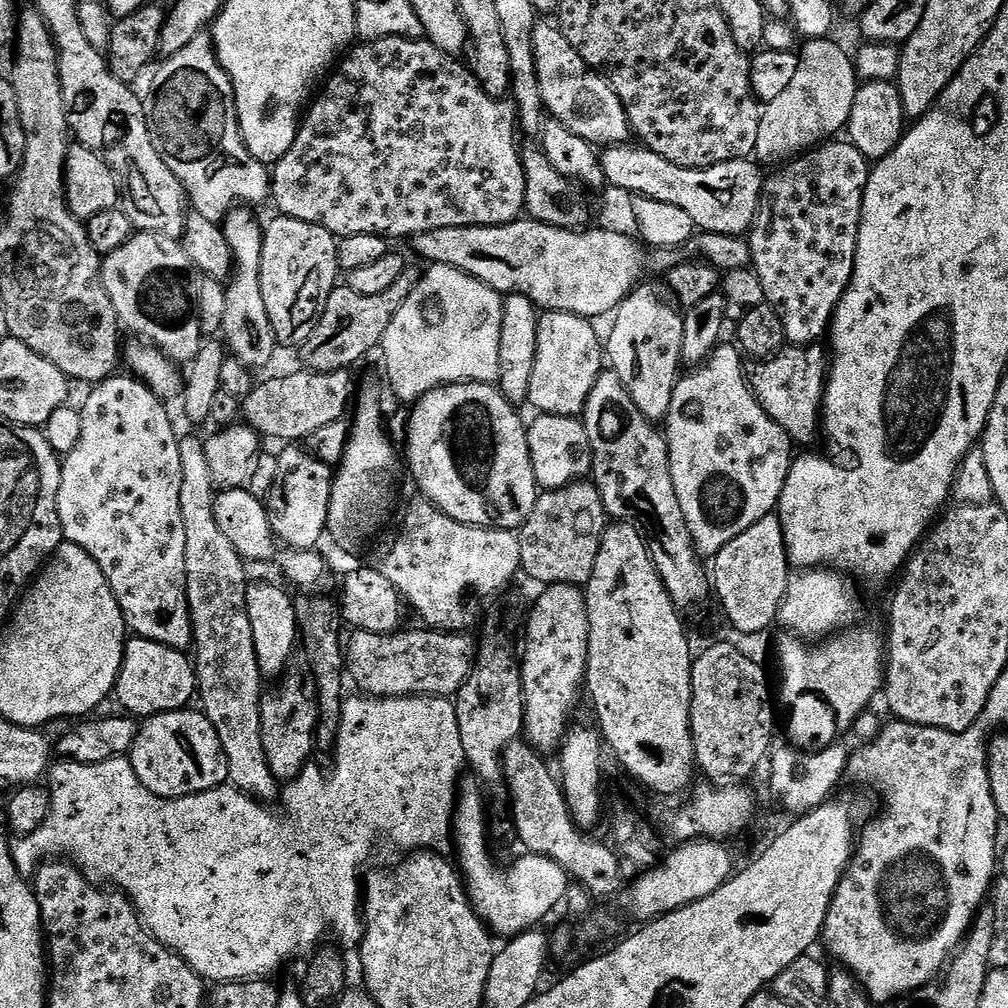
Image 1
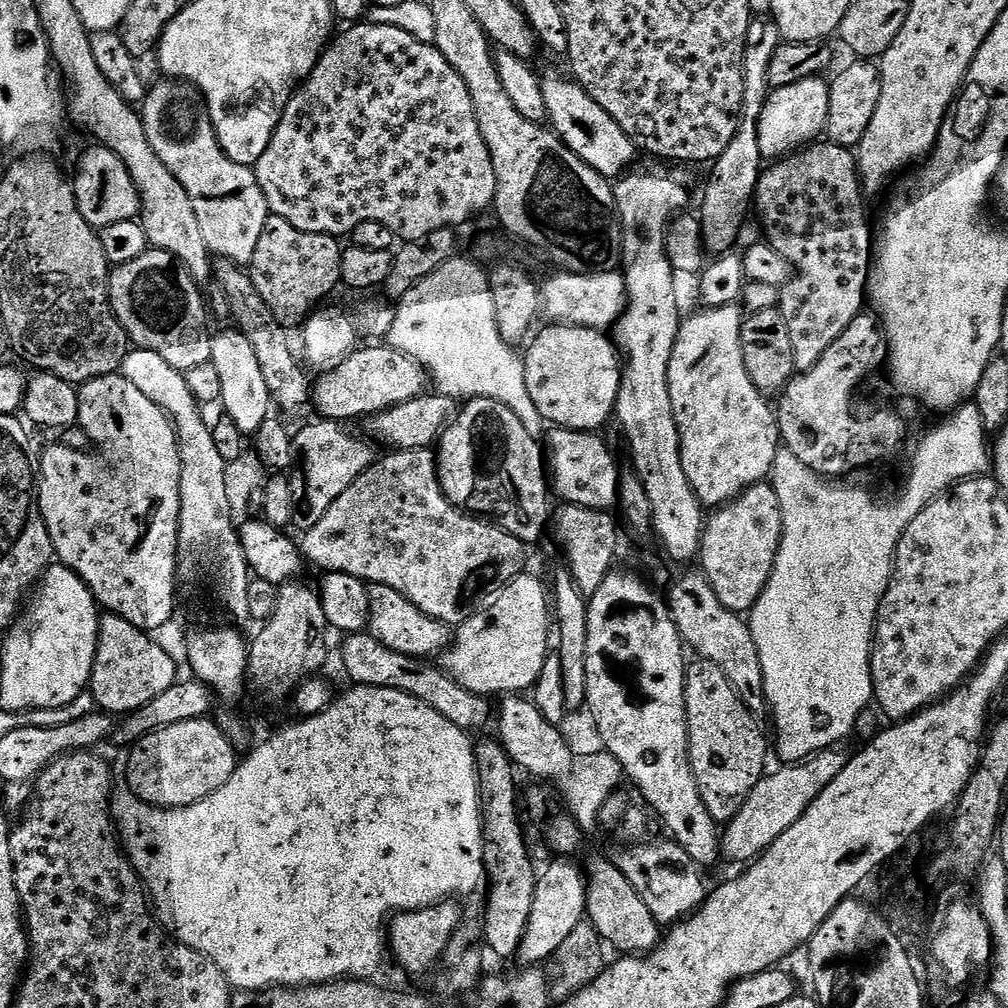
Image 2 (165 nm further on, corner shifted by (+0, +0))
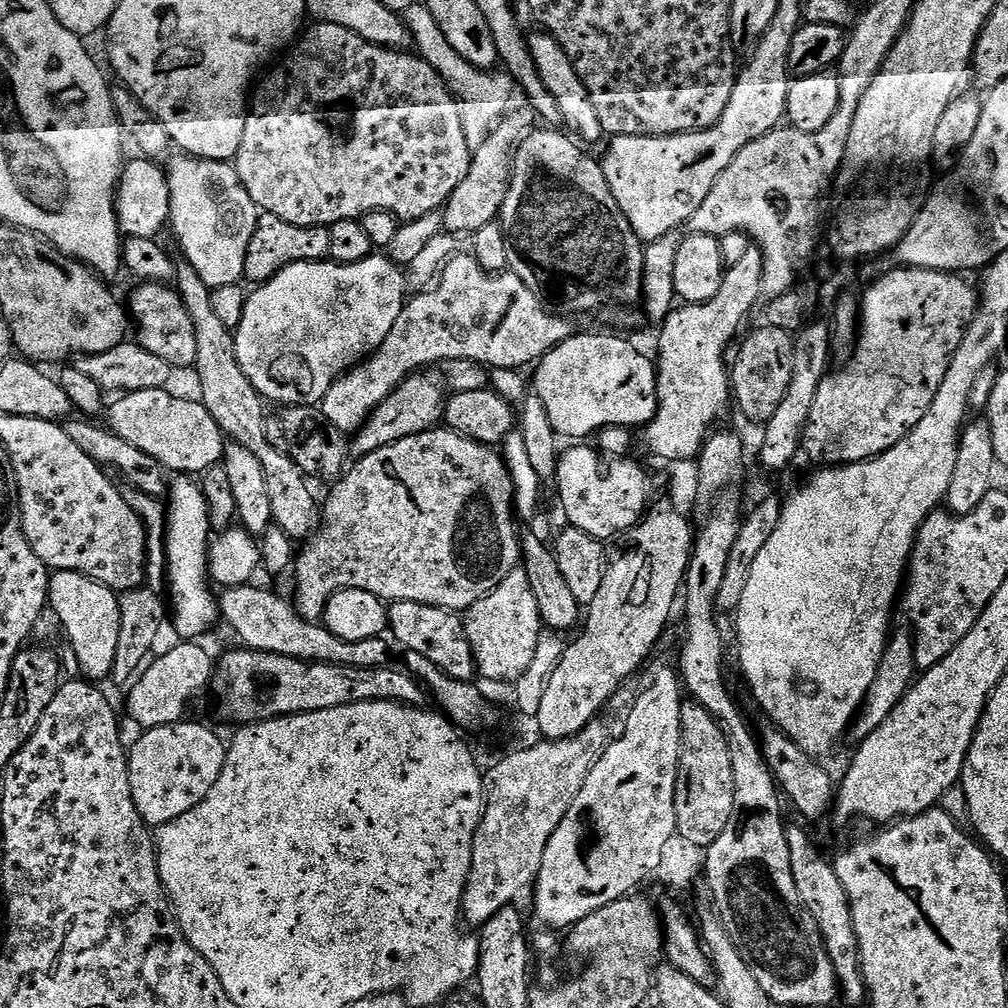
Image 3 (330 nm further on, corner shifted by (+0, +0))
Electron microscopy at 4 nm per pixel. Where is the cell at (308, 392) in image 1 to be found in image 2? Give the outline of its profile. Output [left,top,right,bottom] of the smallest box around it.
[312,344,427,422]

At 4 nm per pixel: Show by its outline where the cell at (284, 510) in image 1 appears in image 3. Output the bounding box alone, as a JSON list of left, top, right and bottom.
[352,372,446,455]

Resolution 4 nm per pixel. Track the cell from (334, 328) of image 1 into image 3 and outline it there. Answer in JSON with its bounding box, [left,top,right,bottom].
[442,107,538,234]

